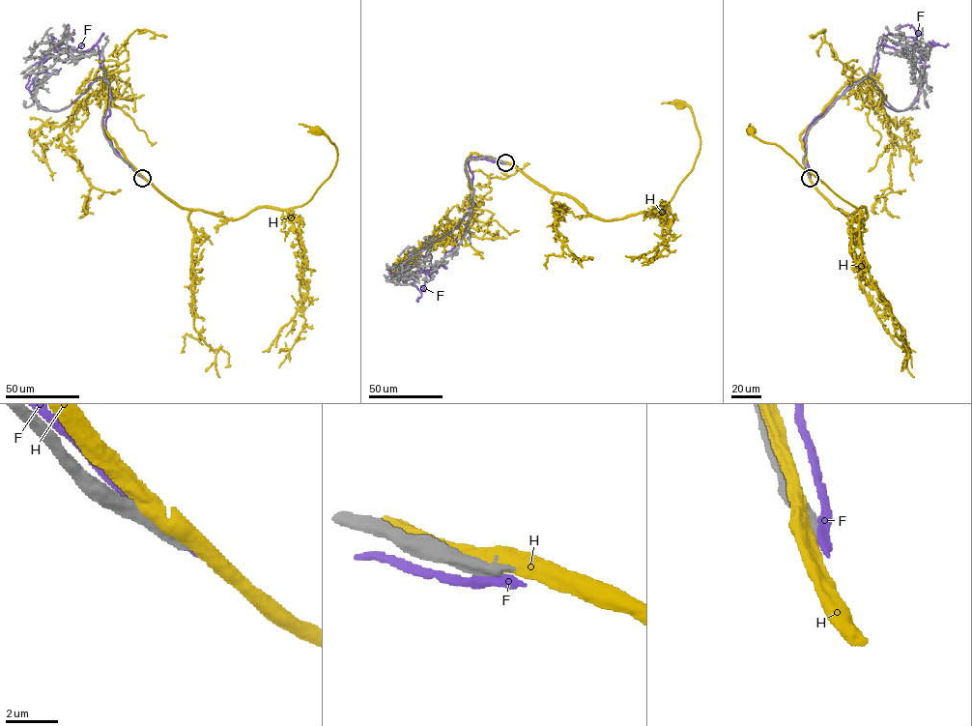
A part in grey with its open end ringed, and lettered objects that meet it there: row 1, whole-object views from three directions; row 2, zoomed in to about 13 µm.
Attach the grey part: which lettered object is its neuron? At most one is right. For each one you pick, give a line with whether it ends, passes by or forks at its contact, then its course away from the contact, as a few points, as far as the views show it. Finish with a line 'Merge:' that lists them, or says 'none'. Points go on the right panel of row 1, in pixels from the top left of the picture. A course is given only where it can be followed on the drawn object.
Merge: none

